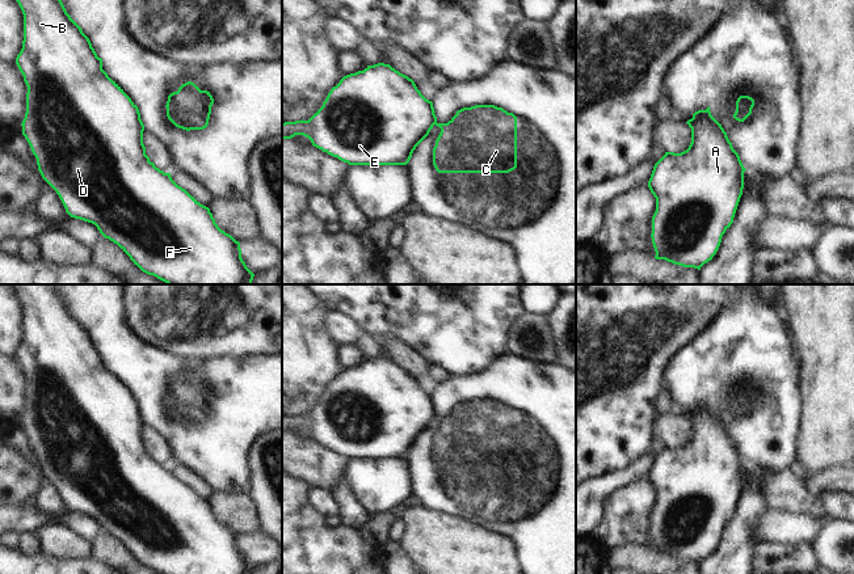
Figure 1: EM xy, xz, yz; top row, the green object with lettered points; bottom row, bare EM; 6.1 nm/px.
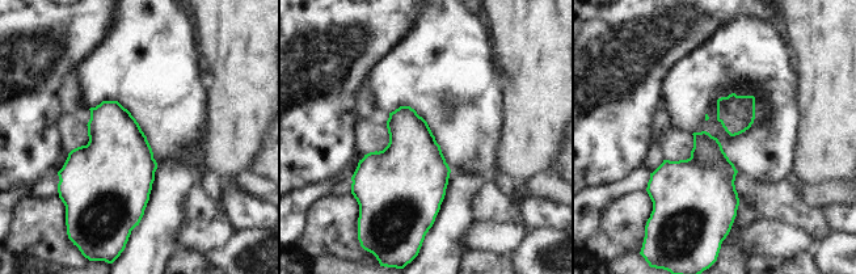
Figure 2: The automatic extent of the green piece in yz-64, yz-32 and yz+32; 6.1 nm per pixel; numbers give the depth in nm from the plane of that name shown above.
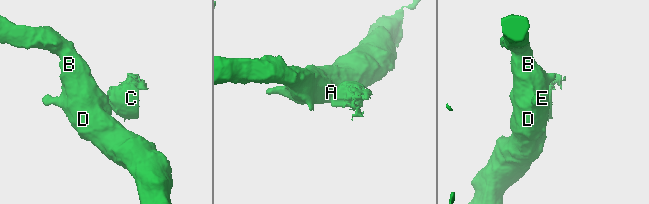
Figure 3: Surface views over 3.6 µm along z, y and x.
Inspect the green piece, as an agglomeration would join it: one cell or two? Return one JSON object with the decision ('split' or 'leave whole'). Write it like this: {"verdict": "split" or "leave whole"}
{"verdict": "split"}

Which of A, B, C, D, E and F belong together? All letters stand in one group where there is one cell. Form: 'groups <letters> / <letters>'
groups A B D E F / C

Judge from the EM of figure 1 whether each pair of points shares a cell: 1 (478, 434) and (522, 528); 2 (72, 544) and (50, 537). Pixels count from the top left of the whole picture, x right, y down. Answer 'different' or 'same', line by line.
1: same
2: same

